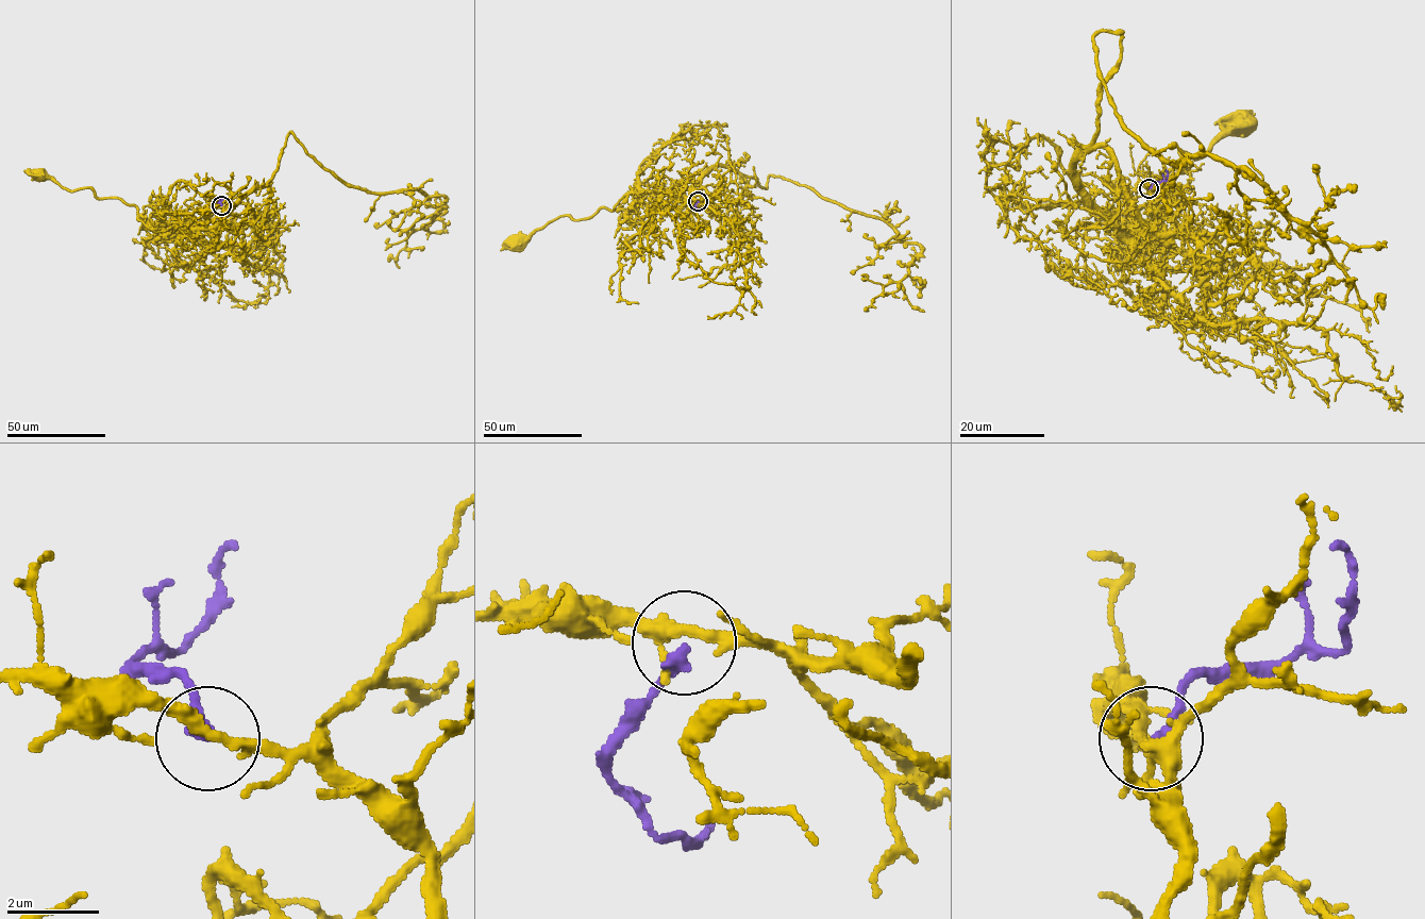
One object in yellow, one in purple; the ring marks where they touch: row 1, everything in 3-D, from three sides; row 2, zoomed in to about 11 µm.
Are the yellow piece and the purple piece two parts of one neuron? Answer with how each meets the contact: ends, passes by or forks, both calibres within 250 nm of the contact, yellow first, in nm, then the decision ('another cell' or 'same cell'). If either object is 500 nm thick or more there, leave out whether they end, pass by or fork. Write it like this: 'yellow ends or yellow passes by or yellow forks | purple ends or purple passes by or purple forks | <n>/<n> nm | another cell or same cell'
yellow forks | purple ends | 240/240 nm | another cell

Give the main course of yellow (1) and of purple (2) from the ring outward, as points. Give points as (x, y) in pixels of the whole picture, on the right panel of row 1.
1: (1149, 188), (1153, 228), (1116, 227), (1132, 244), (1189, 173), (1180, 151), (1240, 122)
2: (1149, 188), (1153, 183), (1167, 180), (1166, 170)

